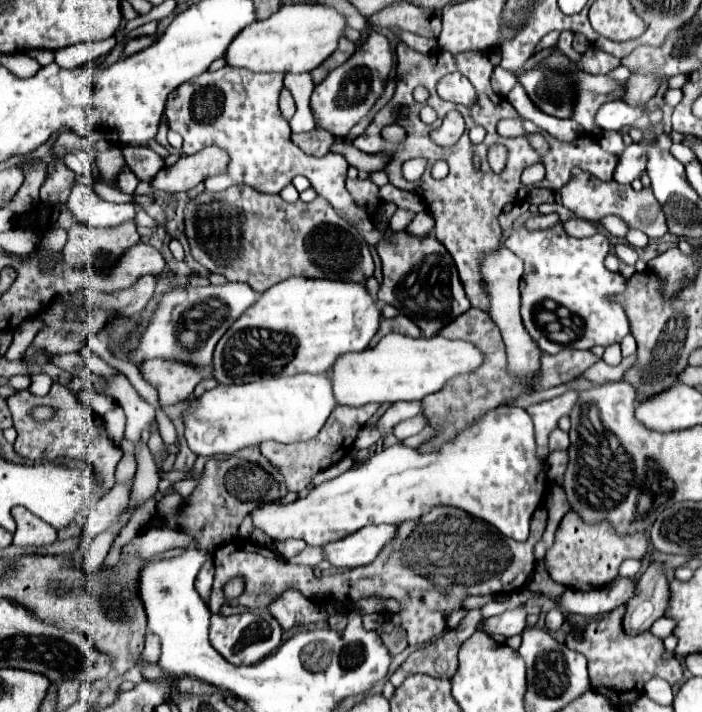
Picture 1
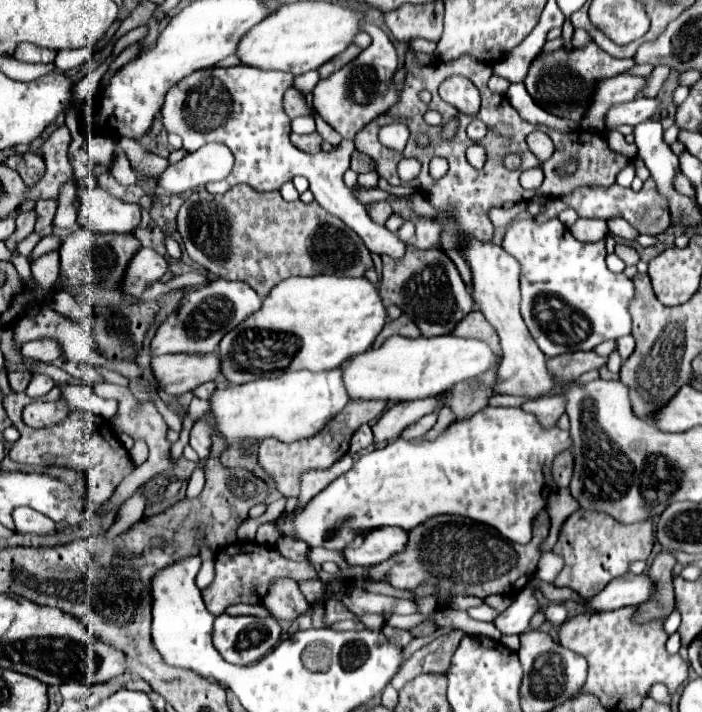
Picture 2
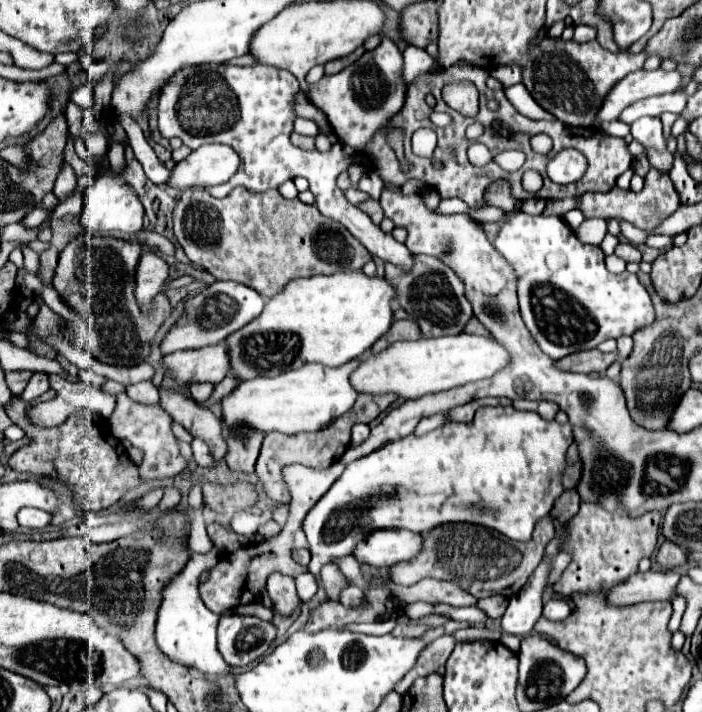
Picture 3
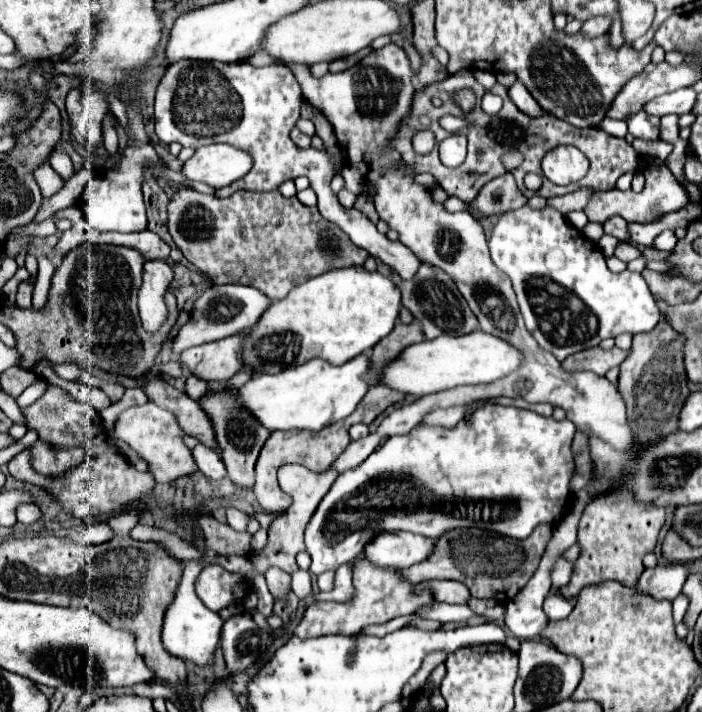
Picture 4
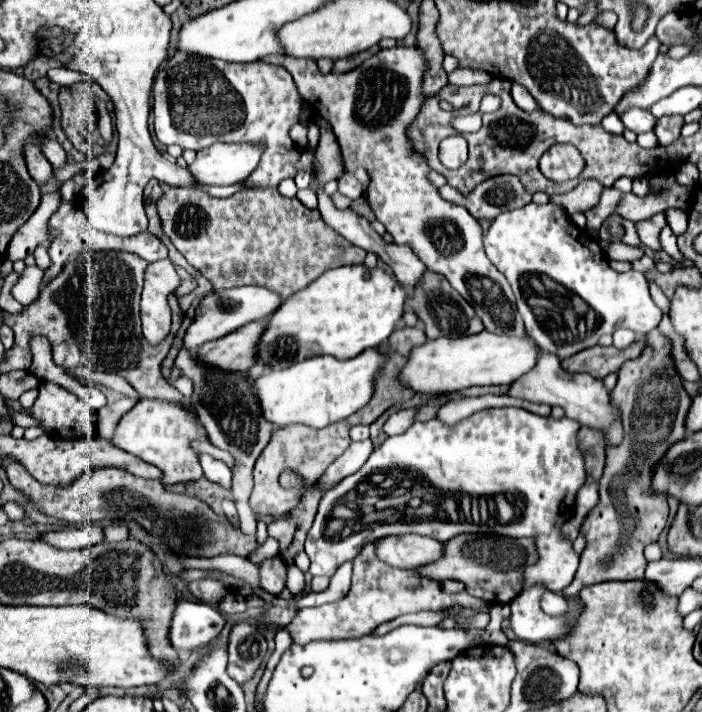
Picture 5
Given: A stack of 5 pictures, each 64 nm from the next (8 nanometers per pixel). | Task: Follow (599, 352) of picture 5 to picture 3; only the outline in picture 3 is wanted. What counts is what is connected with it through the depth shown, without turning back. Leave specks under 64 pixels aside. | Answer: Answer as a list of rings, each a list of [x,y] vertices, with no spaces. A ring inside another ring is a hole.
[[[582,350],[574,352],[562,360],[556,360],[554,366],[562,368],[564,372],[576,372],[576,374],[588,374],[588,372],[600,372],[604,374],[606,368],[618,358],[616,352],[604,354],[600,350]]]

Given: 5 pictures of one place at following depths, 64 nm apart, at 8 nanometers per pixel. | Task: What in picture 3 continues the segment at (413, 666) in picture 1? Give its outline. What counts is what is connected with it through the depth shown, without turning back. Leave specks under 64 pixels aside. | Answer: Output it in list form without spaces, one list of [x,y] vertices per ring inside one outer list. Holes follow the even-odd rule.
[[[444,634],[440,638],[436,638],[434,642],[430,642],[420,654],[418,654],[418,666],[414,666],[402,680],[398,680],[398,684],[394,686],[398,694],[406,692],[412,682],[420,676],[428,676],[432,672],[436,672],[440,666],[446,664],[450,652],[454,650],[454,636],[452,634]]]

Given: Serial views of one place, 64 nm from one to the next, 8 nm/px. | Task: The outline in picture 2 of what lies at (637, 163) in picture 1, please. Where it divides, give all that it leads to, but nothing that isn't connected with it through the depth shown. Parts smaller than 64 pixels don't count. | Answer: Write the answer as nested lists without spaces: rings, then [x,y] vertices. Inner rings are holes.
[[[630,160],[630,164],[626,164],[626,168],[616,176],[616,182],[620,186],[630,186],[630,182],[634,180],[634,176],[636,176],[636,168],[634,168],[634,162]]]

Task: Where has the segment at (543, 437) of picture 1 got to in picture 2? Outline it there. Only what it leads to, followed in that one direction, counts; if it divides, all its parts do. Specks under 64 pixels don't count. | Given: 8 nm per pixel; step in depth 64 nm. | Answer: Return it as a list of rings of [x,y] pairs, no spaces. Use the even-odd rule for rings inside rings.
[[[552,396],[552,398],[530,400],[530,402],[526,402],[522,406],[522,410],[534,414],[542,428],[552,428],[552,426],[556,426],[558,418],[566,412],[564,406],[566,406],[566,398],[564,396]]]

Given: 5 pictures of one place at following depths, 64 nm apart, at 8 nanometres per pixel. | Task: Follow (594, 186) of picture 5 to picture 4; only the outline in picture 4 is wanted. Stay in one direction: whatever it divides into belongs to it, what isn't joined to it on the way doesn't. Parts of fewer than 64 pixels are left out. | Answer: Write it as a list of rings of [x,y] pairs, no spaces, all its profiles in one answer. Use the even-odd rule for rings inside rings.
[[[580,188],[578,192],[572,192],[572,194],[566,194],[566,196],[560,196],[560,198],[550,198],[548,206],[562,212],[562,214],[572,212],[572,210],[580,210],[580,208],[586,206],[592,192],[594,190],[590,190],[590,188]]]

